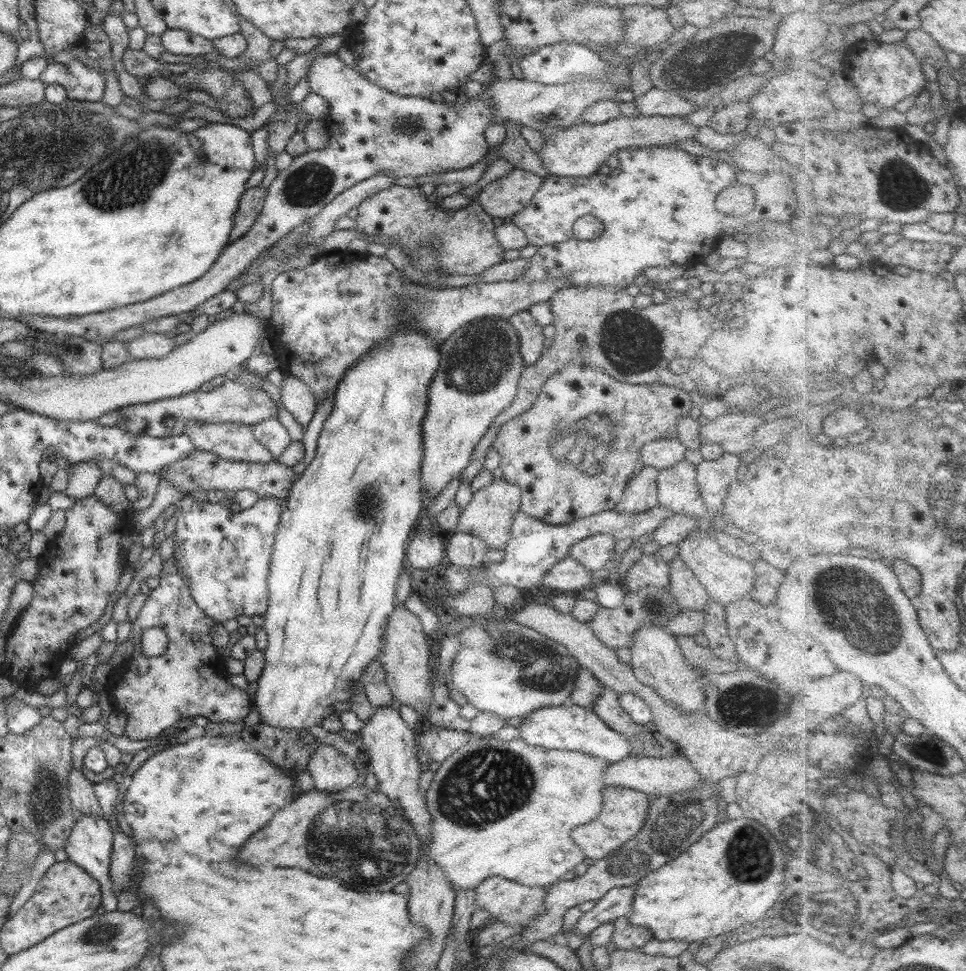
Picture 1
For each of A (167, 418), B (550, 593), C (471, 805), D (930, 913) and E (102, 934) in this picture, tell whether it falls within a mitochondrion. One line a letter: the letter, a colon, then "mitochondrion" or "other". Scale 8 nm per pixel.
A: other
B: other
C: mitochondrion
D: other
E: mitochondrion

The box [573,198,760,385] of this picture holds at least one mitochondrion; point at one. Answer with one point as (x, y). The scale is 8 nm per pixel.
(633, 346)

